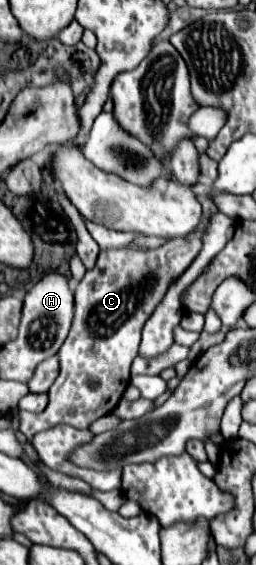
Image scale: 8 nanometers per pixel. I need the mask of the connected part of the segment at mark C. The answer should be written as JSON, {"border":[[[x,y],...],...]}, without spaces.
{"border":[[[201,223],[197,235],[193,235],[191,241],[185,243],[165,243],[157,249],[149,251],[135,251],[135,249],[107,249],[99,253],[97,265],[85,273],[85,277],[79,281],[75,289],[75,317],[71,331],[65,339],[65,343],[59,349],[59,377],[49,389],[49,405],[43,413],[29,415],[27,411],[19,411],[21,425],[19,431],[31,441],[33,435],[53,429],[55,425],[71,425],[77,429],[87,429],[87,425],[103,415],[109,415],[123,391],[129,385],[131,377],[131,363],[137,357],[137,347],[141,341],[141,329],[145,321],[151,317],[155,307],[161,303],[163,295],[167,293],[169,285],[189,267],[189,263],[197,257],[197,251],[201,249],[201,231],[205,229],[205,223]]]}

